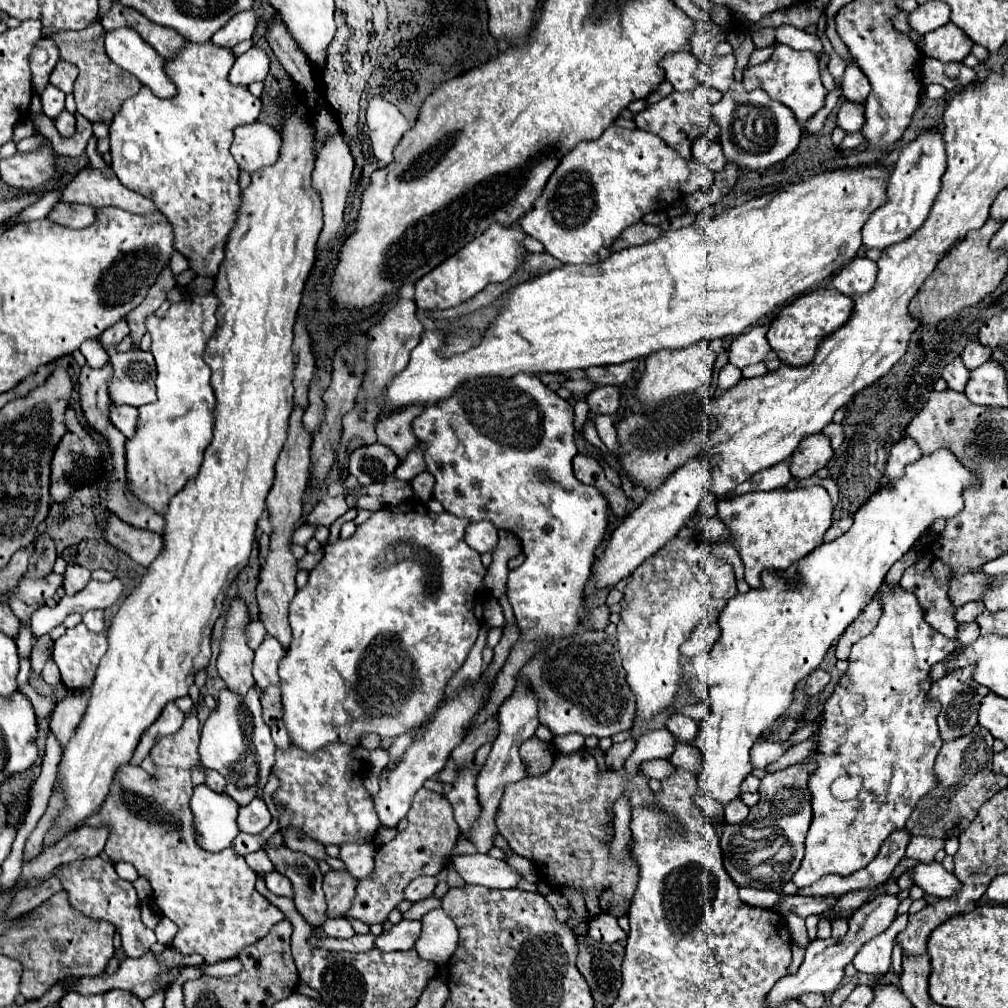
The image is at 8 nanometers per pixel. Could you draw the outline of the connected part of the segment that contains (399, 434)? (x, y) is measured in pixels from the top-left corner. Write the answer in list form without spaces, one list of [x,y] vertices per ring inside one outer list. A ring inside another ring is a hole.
[[[407,407],[403,411],[391,413],[387,419],[377,423],[377,441],[381,445],[391,447],[391,451],[399,457],[405,459],[405,455],[417,447],[415,433],[411,431],[413,419],[423,411],[423,407]]]

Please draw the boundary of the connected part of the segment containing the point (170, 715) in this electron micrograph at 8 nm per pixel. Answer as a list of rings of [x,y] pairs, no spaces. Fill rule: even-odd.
[[[167,703],[161,717],[143,733],[143,739],[139,741],[139,747],[135,749],[131,765],[139,765],[147,757],[151,747],[159,741],[159,737],[173,735],[175,731],[179,731],[179,727],[183,725],[183,719],[185,719],[183,711],[179,711],[179,707],[175,707],[175,703]]]

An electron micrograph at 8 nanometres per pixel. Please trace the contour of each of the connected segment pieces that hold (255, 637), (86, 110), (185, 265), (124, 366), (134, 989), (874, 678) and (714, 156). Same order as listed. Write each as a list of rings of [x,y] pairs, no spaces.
[[[251,621],[249,627],[247,627],[247,641],[249,641],[249,647],[251,647],[251,649],[257,649],[257,647],[263,643],[265,637],[267,637],[267,631],[265,631],[263,623],[261,623],[261,621]]]
[[[91,23],[81,31],[59,31],[51,35],[51,39],[59,47],[59,55],[63,61],[75,65],[79,69],[79,77],[75,81],[75,103],[77,103],[77,113],[81,113],[85,119],[91,123],[109,123],[115,111],[121,107],[121,103],[127,97],[133,97],[135,91],[139,91],[141,83],[131,75],[129,71],[123,71],[119,65],[115,65],[103,47],[103,35],[105,29],[101,23]]]
[[[178,251],[174,252],[175,253],[173,253],[170,260],[170,267],[174,276],[176,277],[177,275],[189,269],[189,263],[181,253],[177,253]]]
[[[107,347],[109,361],[113,363],[113,379],[109,381],[111,399],[115,405],[141,407],[153,403],[155,395],[155,361],[151,353],[127,351],[121,353],[115,347]]]
[[[147,953],[139,959],[123,959],[115,975],[97,975],[97,977],[83,977],[79,981],[79,987],[75,987],[79,993],[103,993],[111,989],[123,989],[139,999],[147,999],[155,991],[161,991],[157,985],[157,975],[167,971],[155,961],[155,955]]]
[[[881,585],[881,589],[877,591],[877,595],[881,595],[883,601],[883,615],[877,623],[877,627],[863,639],[859,639],[849,655],[849,669],[841,675],[835,691],[831,693],[831,697],[825,701],[823,713],[819,717],[819,729],[813,733],[815,739],[815,749],[809,755],[809,759],[813,763],[817,763],[817,769],[809,775],[809,791],[811,791],[811,809],[813,809],[813,819],[811,819],[811,827],[807,833],[807,841],[805,841],[805,857],[801,861],[801,867],[797,869],[797,873],[793,875],[793,883],[797,887],[807,887],[811,883],[815,883],[819,877],[827,875],[827,873],[839,873],[839,875],[851,875],[863,867],[867,867],[873,857],[879,853],[881,843],[897,829],[903,829],[907,819],[911,817],[915,803],[919,803],[919,799],[923,795],[927,795],[929,791],[935,789],[935,783],[939,783],[939,779],[935,779],[935,759],[937,753],[941,749],[941,739],[939,739],[939,727],[937,727],[937,713],[939,713],[939,703],[935,703],[935,699],[927,699],[927,691],[931,687],[931,677],[929,671],[935,663],[943,661],[955,647],[957,643],[947,639],[945,635],[941,635],[939,631],[935,631],[925,619],[923,619],[923,609],[919,607],[919,601],[915,599],[915,595],[911,595],[909,591],[903,589],[889,589],[885,585]]]
[[[699,137],[693,143],[693,159],[697,159],[699,163],[703,163],[705,167],[709,167],[713,173],[721,171],[725,167],[725,163],[727,163],[727,159],[725,159],[725,155],[721,151],[719,141],[715,141],[715,139],[707,141],[703,137]]]

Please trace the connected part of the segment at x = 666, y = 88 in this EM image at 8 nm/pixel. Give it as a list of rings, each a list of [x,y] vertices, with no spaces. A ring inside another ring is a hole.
[[[663,81],[663,83],[661,83],[661,85],[659,85],[659,87],[657,87],[657,89],[655,89],[647,99],[645,99],[645,101],[647,101],[647,103],[657,103],[659,99],[667,97],[671,91],[673,91],[671,83],[669,83],[669,81]]]

